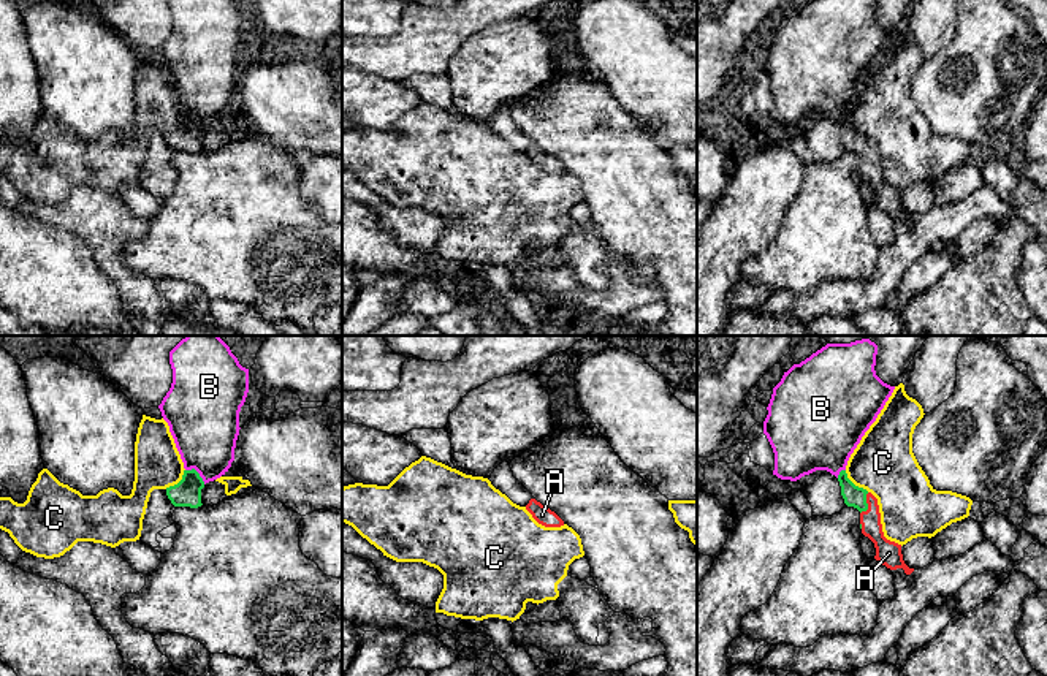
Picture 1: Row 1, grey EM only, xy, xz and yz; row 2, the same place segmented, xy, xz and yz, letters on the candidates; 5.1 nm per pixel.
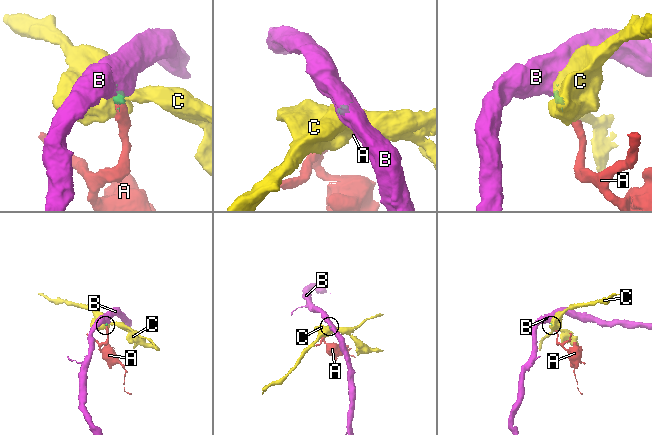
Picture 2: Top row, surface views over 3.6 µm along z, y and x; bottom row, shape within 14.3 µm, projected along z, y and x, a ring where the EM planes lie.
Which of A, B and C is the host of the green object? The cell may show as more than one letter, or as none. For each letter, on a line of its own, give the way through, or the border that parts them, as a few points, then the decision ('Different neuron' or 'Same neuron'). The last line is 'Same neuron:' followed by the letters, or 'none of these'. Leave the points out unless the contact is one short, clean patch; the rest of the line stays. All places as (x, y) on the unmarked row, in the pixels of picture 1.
A: Path across: yz (854, 141), (867, 149), (870, 165). Same neuron
B: Path across: xy (187, 138), (197, 117), (205, 106), (205, 70). Same neuron
C: Boundary: yz (845, 116), (856, 130), (868, 136). Different neuron
Same neuron: A, B

